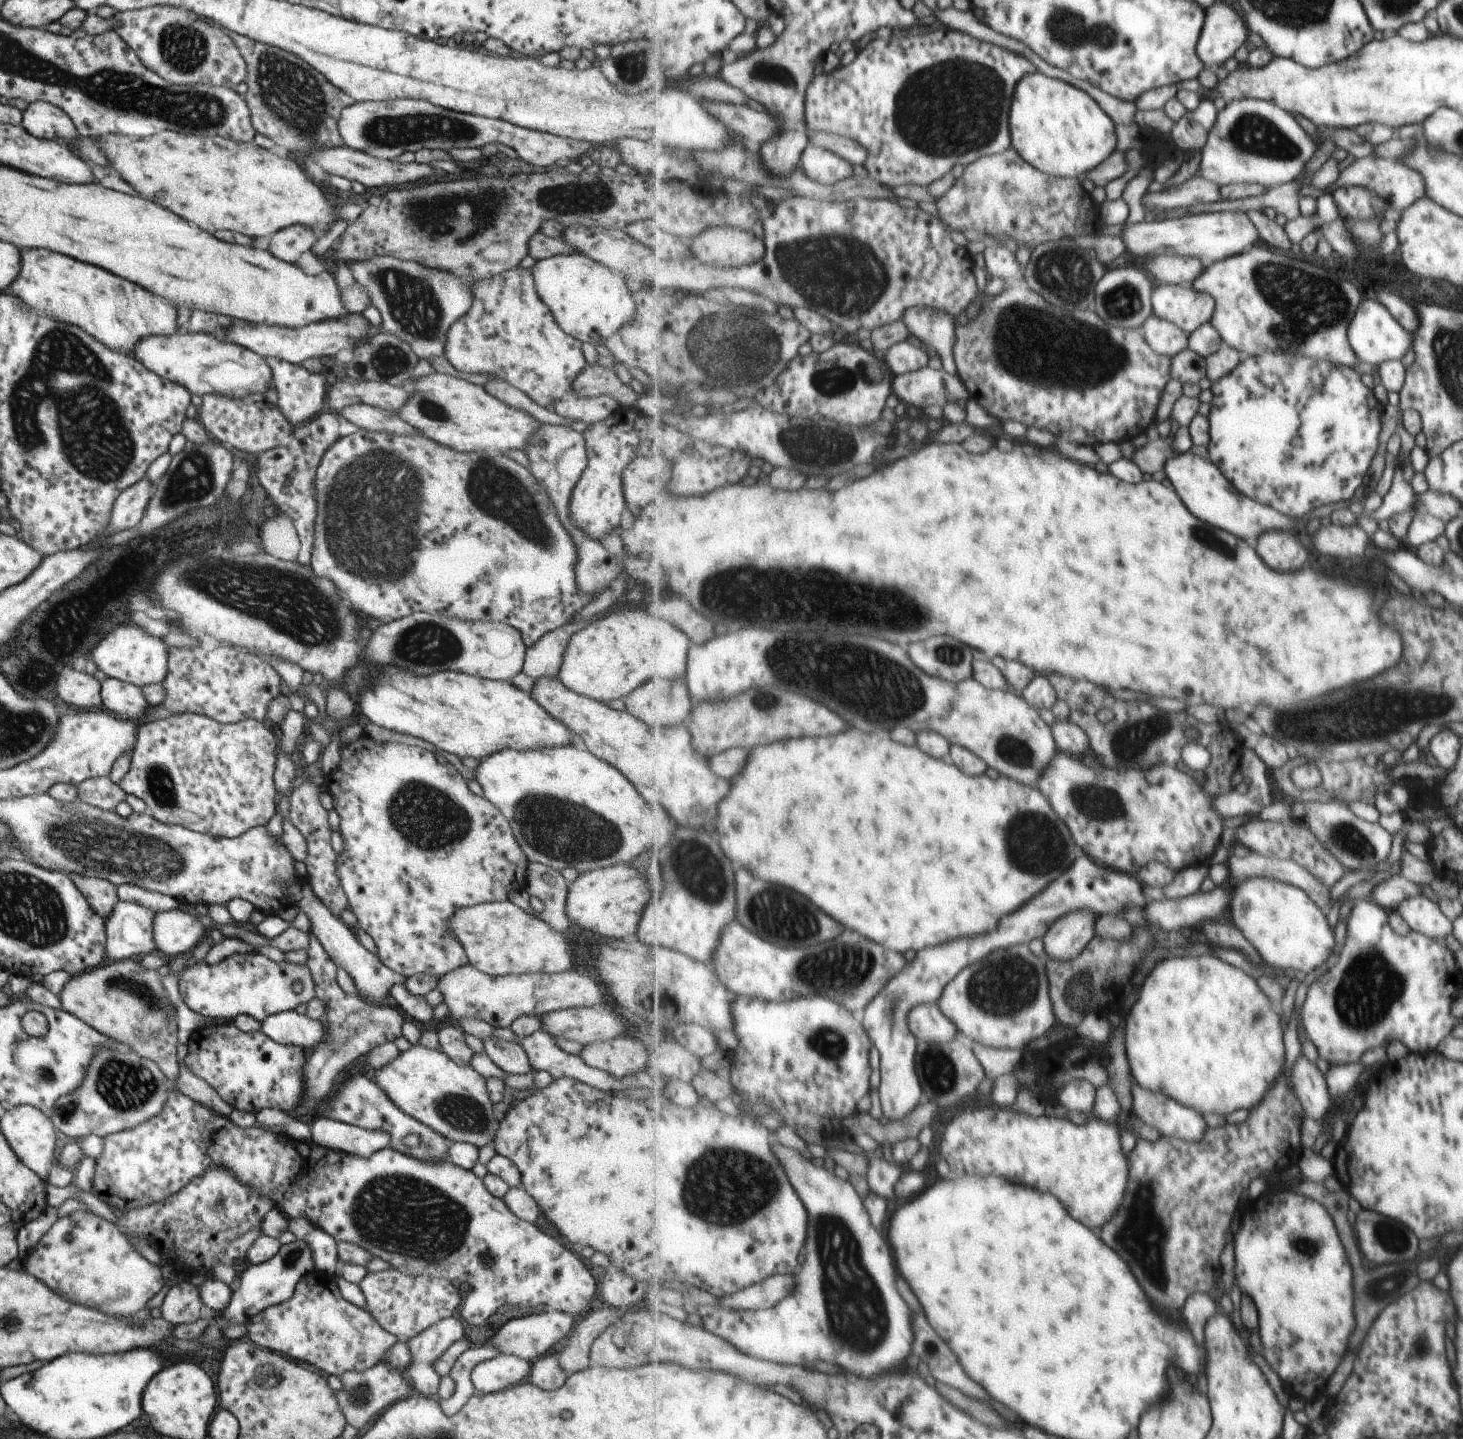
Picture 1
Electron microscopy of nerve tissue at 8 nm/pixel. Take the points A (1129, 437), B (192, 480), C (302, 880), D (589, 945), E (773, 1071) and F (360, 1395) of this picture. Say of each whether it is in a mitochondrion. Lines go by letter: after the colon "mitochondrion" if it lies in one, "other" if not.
A: other
B: mitochondrion
C: other
D: other
E: other
F: mitochondrion

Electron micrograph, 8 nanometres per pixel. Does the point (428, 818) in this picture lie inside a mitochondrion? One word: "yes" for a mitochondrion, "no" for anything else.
yes

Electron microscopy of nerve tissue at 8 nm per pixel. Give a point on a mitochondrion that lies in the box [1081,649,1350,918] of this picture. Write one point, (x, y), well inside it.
(1127, 738)

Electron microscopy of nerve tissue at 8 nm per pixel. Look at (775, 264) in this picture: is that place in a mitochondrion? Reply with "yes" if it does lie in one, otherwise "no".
yes

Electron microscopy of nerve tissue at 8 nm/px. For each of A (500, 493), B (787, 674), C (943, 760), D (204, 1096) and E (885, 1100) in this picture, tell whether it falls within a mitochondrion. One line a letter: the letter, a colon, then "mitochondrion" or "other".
A: mitochondrion
B: mitochondrion
C: other
D: other
E: other

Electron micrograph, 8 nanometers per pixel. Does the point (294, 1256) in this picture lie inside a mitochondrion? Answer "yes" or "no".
yes

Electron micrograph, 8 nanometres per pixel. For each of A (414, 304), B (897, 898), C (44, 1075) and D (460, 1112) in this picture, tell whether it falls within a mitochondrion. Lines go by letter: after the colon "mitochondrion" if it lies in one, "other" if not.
A: mitochondrion
B: other
C: mitochondrion
D: mitochondrion

